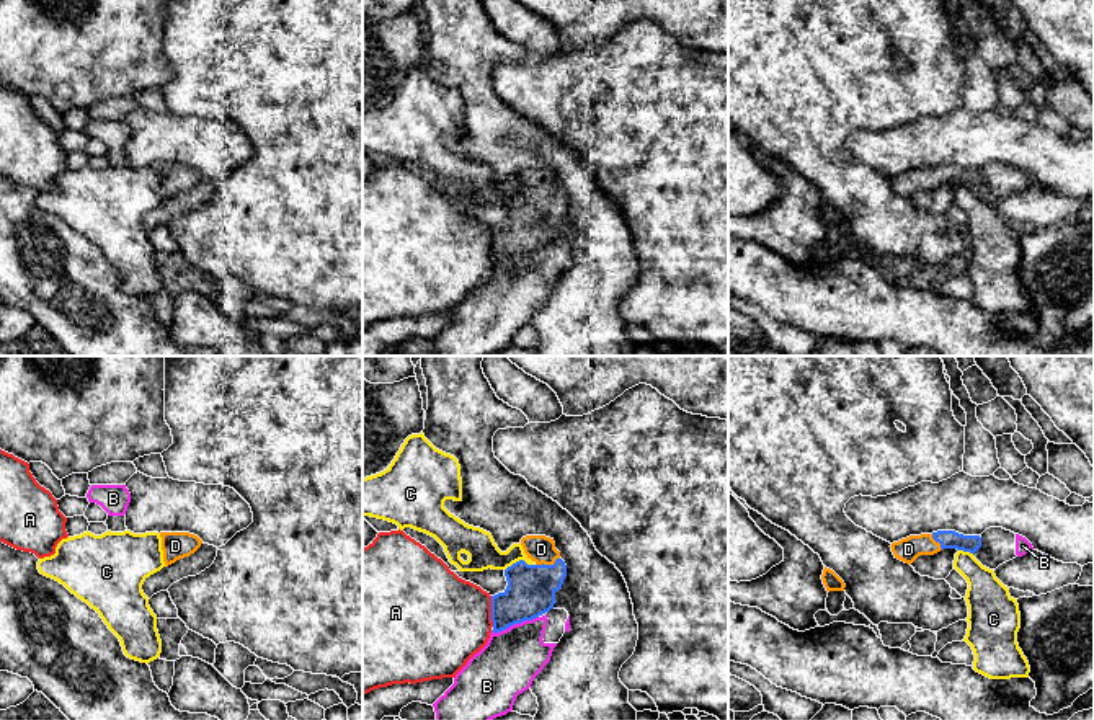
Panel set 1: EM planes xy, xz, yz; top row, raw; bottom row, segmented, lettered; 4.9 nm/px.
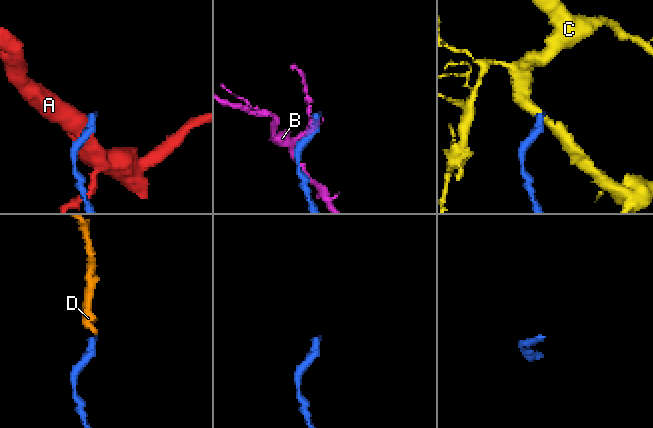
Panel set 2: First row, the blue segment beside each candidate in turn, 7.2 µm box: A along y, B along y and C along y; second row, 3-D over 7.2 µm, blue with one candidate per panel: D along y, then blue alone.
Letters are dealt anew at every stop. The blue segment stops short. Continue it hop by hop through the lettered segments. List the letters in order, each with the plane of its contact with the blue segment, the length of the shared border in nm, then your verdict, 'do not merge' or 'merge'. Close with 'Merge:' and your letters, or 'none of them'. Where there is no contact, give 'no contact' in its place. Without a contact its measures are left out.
A: xz | 150 nm | do not merge
B: xz | 240 nm | do not merge
C: xz | 150 nm | do not merge
D: xz | 130 nm | merge
Merge: D

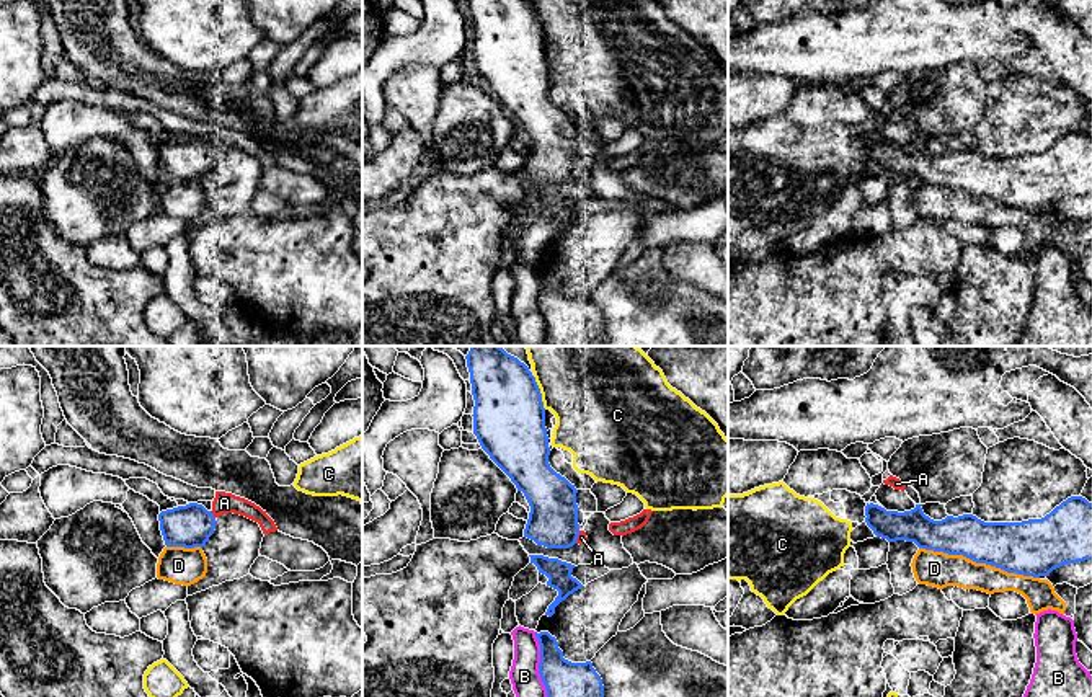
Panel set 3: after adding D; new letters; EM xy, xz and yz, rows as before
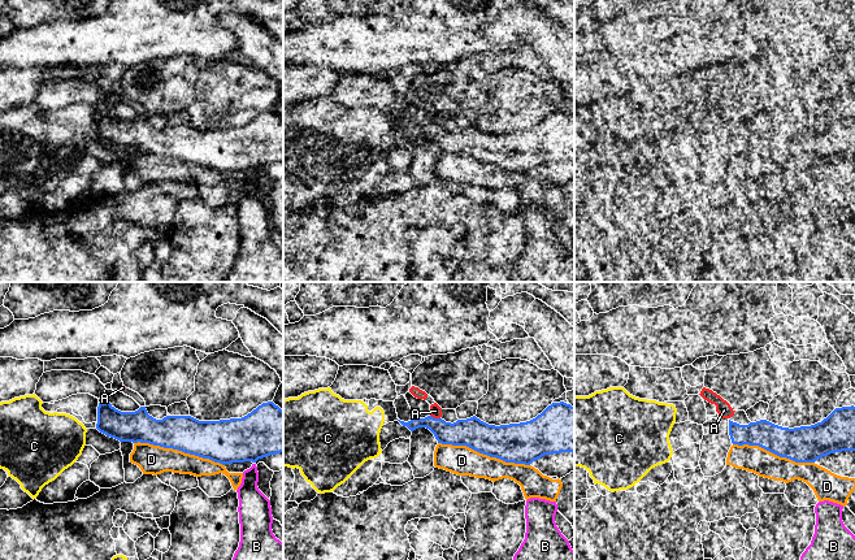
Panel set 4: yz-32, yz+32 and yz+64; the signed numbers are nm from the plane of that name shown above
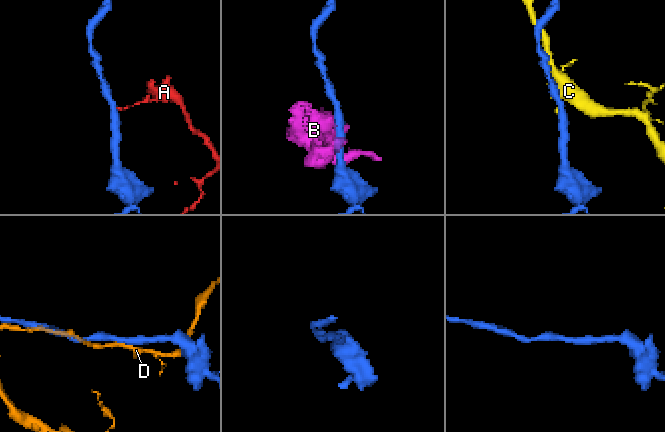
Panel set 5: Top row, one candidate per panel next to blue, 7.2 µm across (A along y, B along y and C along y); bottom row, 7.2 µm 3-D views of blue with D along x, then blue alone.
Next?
A: xy | 50 nm | do not merge
B: xz | 400 nm | do not merge
C: xz | 180 nm | do not merge
D: yz | 600 nm | do not merge
Merge: none of them

